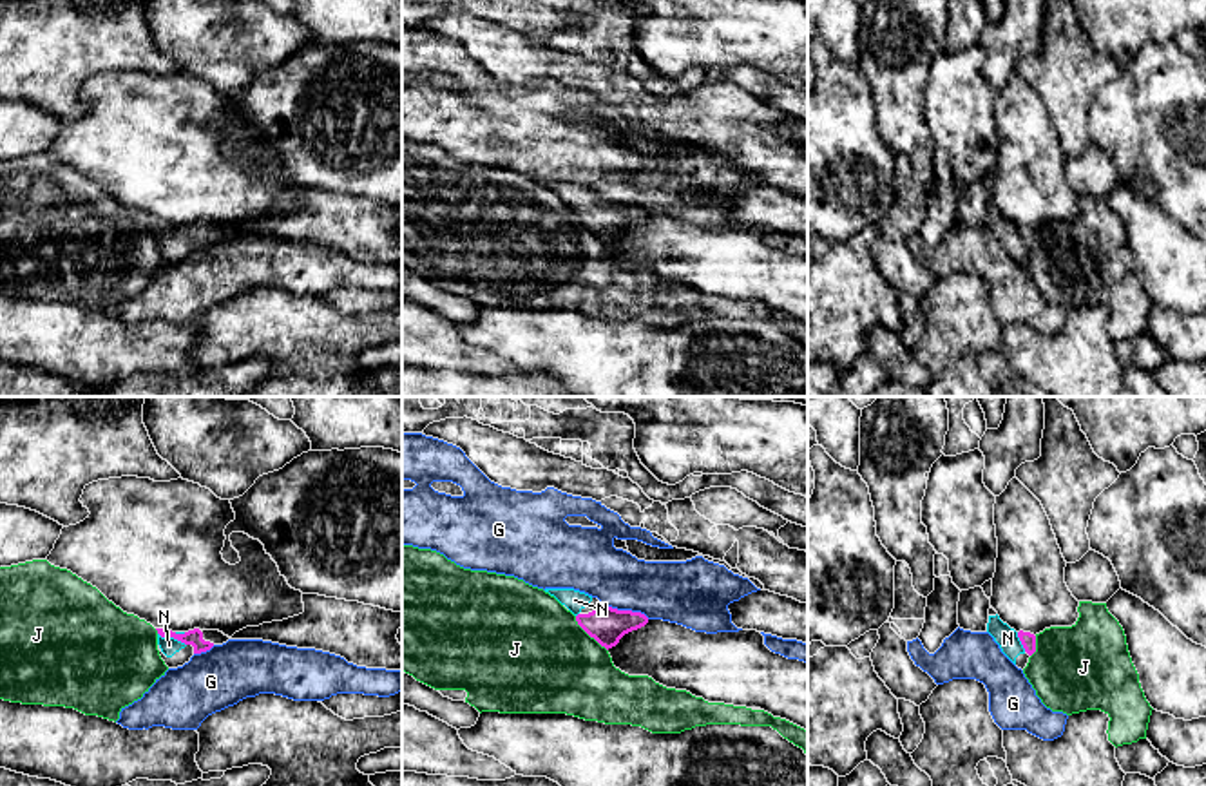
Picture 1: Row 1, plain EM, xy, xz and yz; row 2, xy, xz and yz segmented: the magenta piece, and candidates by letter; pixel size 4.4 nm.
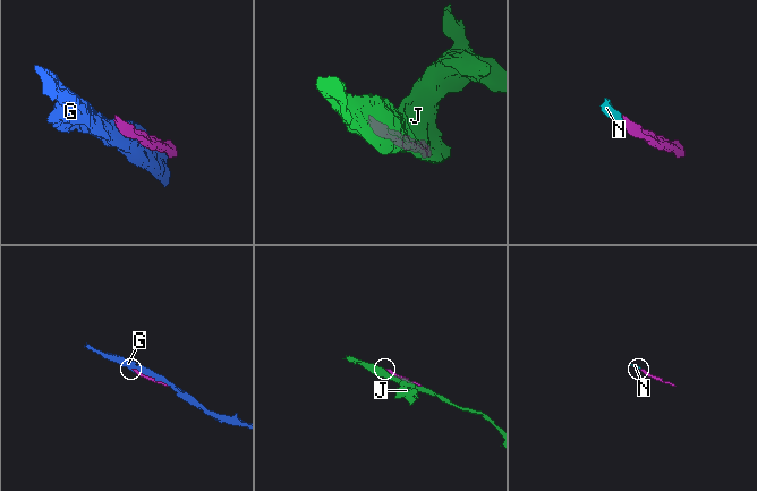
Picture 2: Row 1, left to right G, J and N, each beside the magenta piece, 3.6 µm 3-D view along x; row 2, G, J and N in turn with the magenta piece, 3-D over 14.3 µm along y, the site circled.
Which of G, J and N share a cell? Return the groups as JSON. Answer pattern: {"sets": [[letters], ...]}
{"sets": [["G"], ["J"], ["N"]]}

